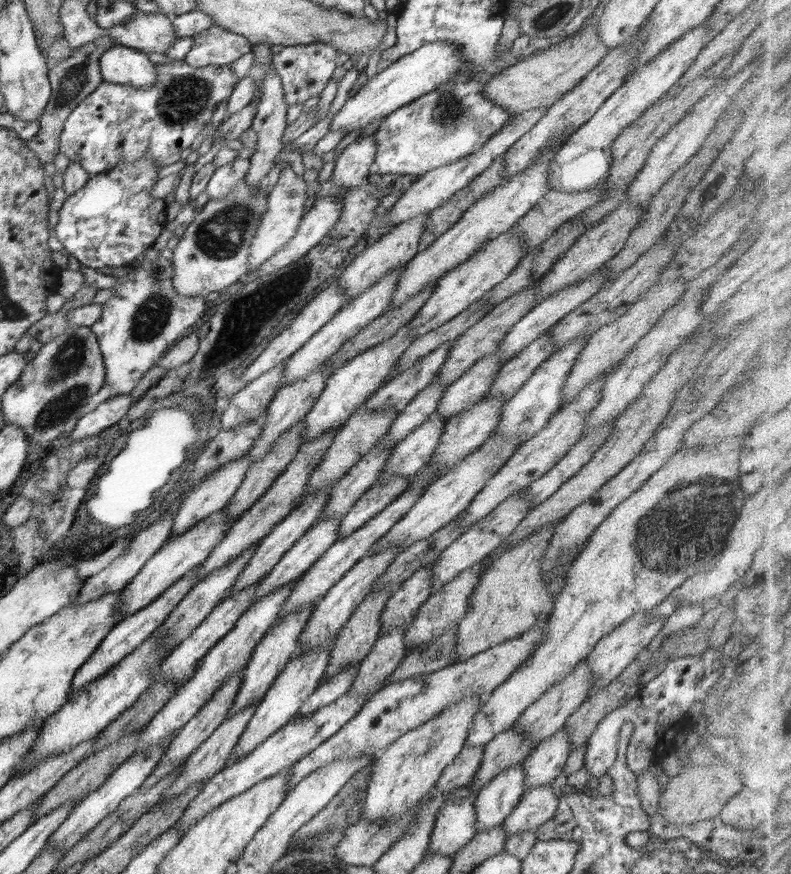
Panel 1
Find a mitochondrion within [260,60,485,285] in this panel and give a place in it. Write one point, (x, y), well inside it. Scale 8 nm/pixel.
(448, 112)

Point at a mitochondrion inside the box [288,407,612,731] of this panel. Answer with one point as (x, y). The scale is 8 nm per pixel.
(439, 653)

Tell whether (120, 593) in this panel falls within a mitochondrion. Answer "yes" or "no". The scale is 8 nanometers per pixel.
no

